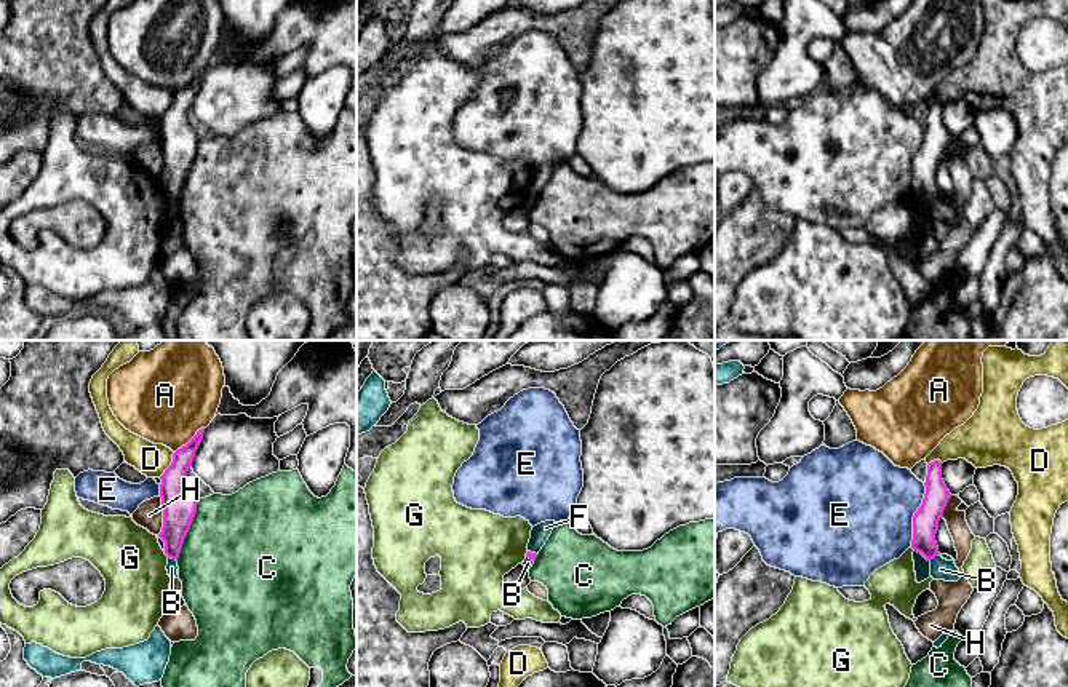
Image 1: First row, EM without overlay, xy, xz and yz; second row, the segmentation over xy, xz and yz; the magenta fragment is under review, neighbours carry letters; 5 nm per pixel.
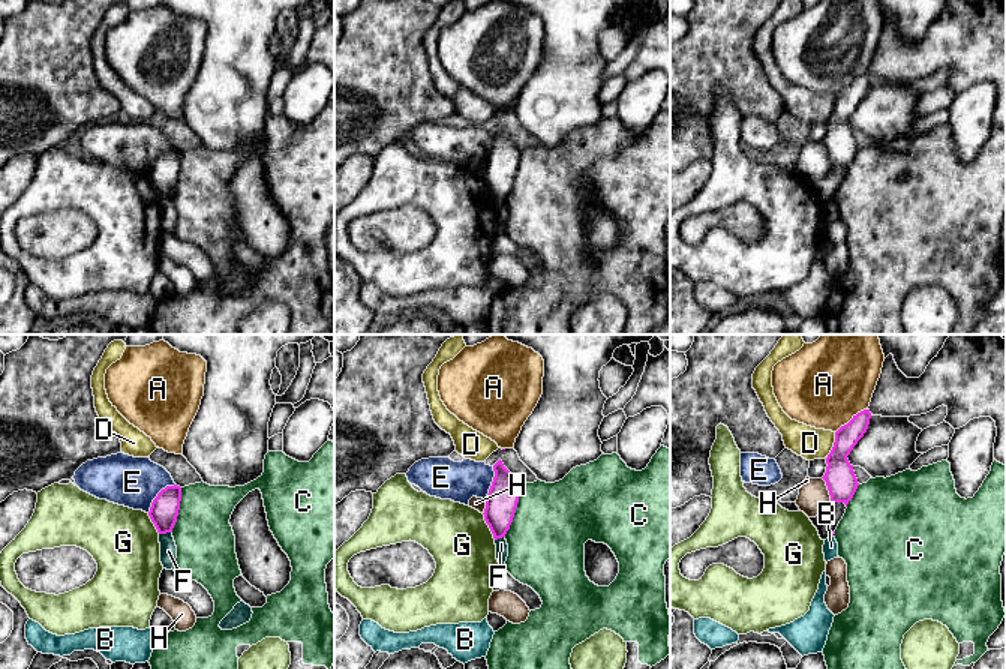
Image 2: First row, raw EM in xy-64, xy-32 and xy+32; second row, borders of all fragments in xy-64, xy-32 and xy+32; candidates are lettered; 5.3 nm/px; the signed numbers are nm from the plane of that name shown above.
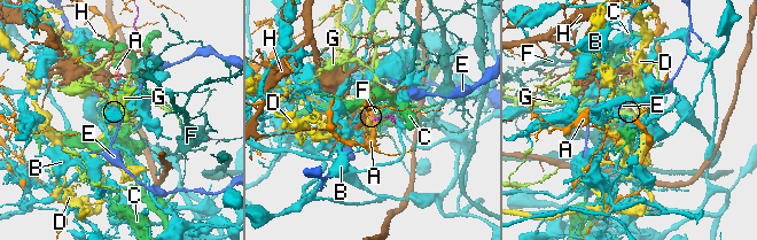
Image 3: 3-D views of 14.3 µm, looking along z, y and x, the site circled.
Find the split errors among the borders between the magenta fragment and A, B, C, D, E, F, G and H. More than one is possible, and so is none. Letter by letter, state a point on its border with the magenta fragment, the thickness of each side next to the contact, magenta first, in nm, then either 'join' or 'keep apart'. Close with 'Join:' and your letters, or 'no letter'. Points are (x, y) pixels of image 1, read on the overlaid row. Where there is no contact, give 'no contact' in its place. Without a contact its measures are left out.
A: xy (191, 440) | 150/460 nm | keep apart
B: yz (934, 556) | 130/110 nm | keep apart
C: xy (189, 528) | 180/500 nm | keep apart
D: xy (170, 465) | 180/160 nm | keep apart
E: yz (915, 515) | 130/480 nm | keep apart
F: yz (923, 555) | 130/80 nm | keep apart
G: xy (167, 555) | 170/320 nm | keep apart
H: xy (163, 515) | 180/140 nm | keep apart
Join: no letter

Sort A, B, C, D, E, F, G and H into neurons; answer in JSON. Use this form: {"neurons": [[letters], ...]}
{"neurons": [["A"], ["B"], ["C"], ["D"], ["E"], ["F"], ["G"], ["H"]]}

